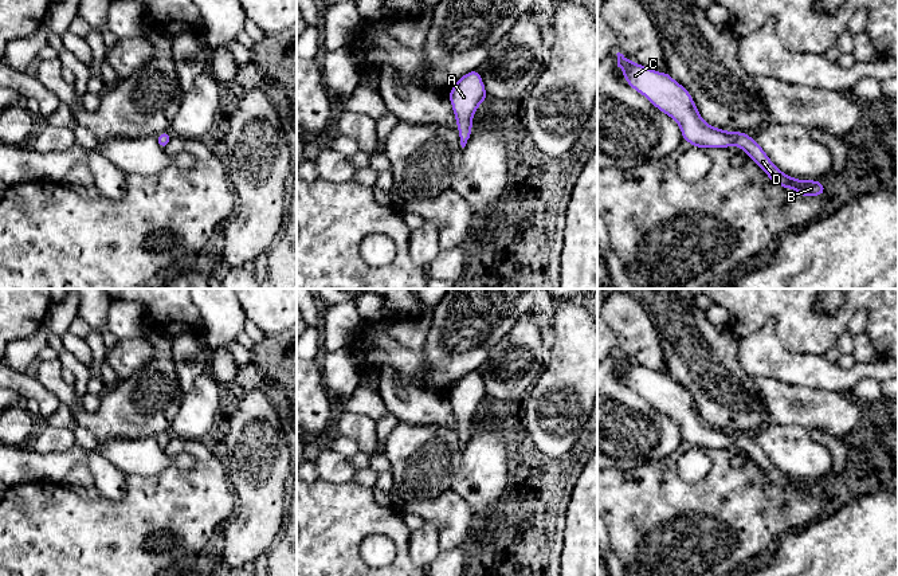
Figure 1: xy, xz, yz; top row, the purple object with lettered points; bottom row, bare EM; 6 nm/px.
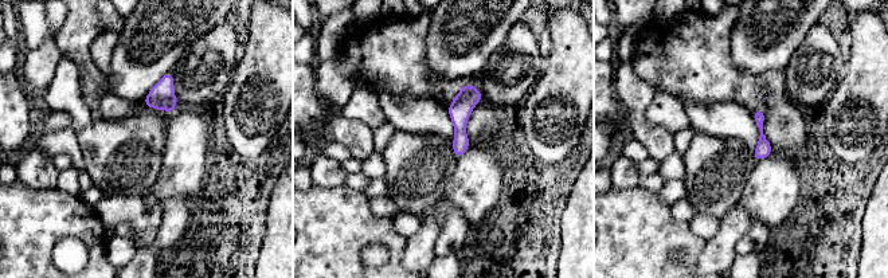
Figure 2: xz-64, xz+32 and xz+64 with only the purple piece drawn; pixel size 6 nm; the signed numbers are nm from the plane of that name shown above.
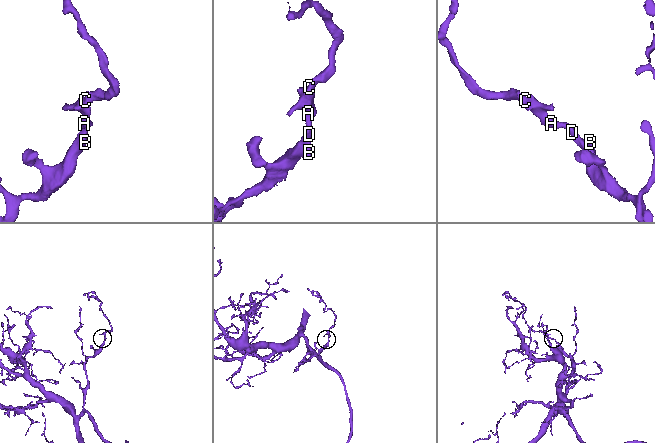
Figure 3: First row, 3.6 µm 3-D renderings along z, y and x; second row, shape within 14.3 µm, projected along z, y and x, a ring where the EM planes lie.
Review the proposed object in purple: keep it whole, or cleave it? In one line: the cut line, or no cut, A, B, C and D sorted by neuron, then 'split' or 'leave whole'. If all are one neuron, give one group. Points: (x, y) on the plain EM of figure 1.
cut none; groups A B C D; leave whole

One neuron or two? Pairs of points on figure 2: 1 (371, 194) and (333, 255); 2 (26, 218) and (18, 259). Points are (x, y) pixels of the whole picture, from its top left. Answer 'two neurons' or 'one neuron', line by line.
1: two neurons
2: one neuron

